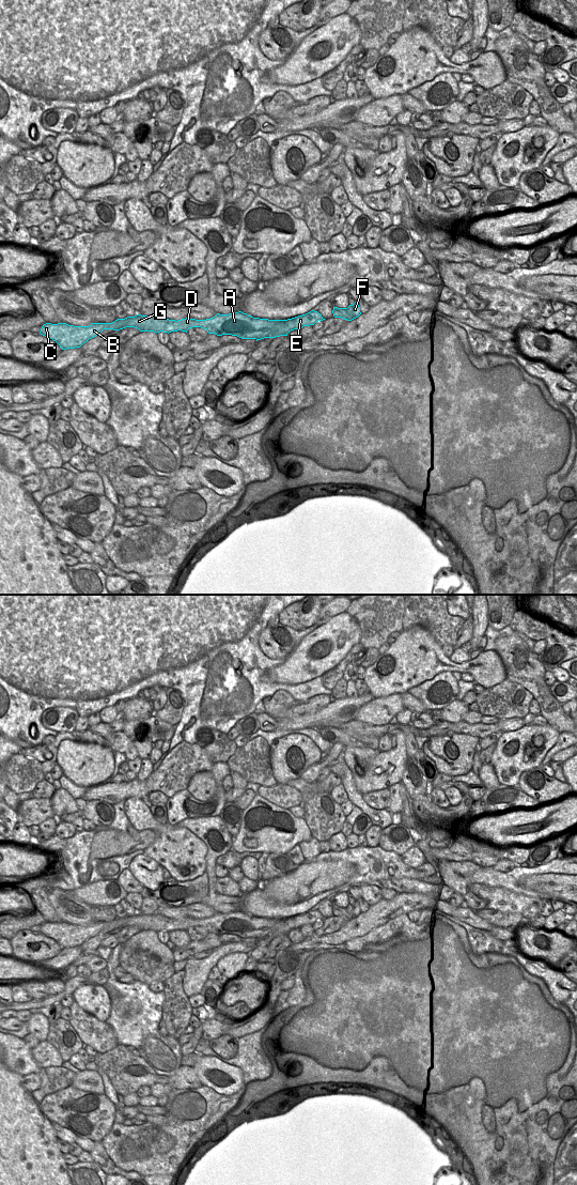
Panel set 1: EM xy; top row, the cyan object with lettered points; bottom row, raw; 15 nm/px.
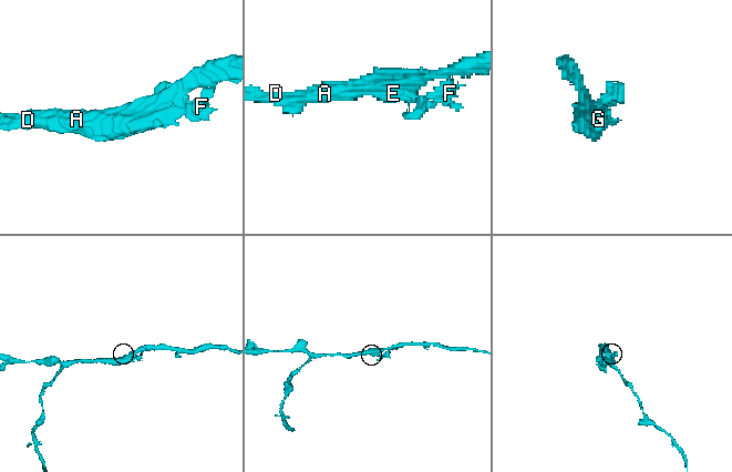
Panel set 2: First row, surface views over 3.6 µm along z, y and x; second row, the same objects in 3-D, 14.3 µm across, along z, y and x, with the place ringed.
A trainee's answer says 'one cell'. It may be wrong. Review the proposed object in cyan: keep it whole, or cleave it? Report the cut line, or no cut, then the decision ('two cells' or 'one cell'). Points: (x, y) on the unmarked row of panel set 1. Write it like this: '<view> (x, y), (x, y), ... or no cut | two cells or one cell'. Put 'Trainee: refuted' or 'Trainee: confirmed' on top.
Trainee: refuted
xy (286, 919), (275, 926), (275, 935) | two cells

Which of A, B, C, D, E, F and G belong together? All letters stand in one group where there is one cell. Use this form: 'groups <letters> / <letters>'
groups A B C D G / E F

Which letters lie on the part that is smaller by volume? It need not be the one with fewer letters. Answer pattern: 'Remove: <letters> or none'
Remove: E, F

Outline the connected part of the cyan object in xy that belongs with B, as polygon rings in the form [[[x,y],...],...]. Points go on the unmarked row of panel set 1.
[[[241,910],[229,913],[217,912],[206,919],[182,918],[169,919],[159,913],[127,915],[112,922],[92,922],[89,925],[74,925],[66,922],[46,922],[40,933],[56,940],[62,949],[80,947],[89,938],[96,936],[104,928],[120,929],[135,926],[140,930],[171,932],[186,930],[192,926],[201,926],[208,933],[217,935],[232,934],[241,938],[261,939],[276,937],[275,926],[286,919],[268,919],[253,917]]]

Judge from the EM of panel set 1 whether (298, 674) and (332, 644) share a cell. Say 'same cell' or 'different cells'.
same cell

